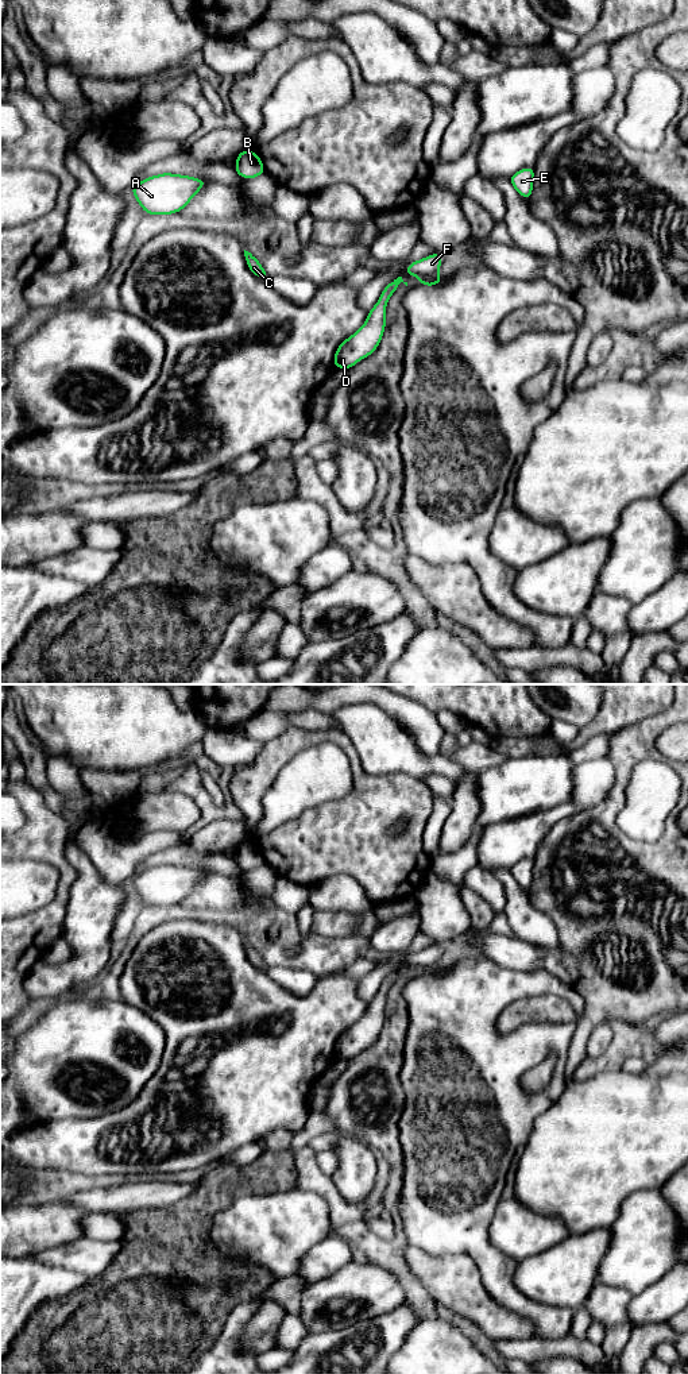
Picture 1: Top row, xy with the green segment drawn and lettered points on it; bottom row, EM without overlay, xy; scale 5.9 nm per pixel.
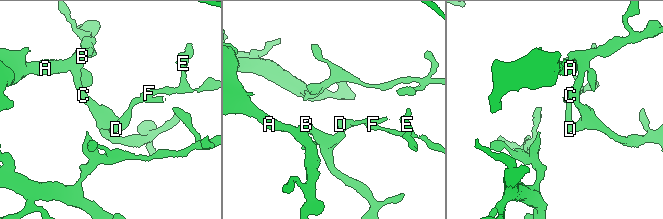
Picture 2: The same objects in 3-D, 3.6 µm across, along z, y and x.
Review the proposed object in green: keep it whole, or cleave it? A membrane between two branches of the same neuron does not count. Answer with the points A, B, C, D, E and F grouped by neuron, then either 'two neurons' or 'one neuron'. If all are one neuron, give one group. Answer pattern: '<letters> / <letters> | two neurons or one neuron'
A B C D / E F | two neurons

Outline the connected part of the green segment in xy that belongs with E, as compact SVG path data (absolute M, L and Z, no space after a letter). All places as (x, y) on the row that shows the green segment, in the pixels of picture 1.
M523 167L510 177L510 182L523 198L529 200L533 192L534 169Z

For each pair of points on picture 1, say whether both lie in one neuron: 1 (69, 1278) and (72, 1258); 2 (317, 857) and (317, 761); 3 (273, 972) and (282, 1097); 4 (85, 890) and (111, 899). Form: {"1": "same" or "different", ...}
{"1": "different", "2": "different", "3": "different", "4": "same"}

